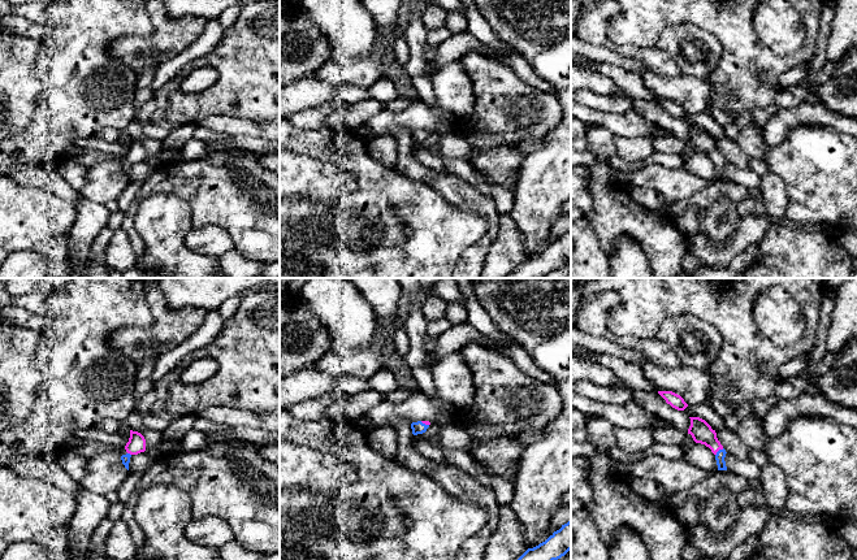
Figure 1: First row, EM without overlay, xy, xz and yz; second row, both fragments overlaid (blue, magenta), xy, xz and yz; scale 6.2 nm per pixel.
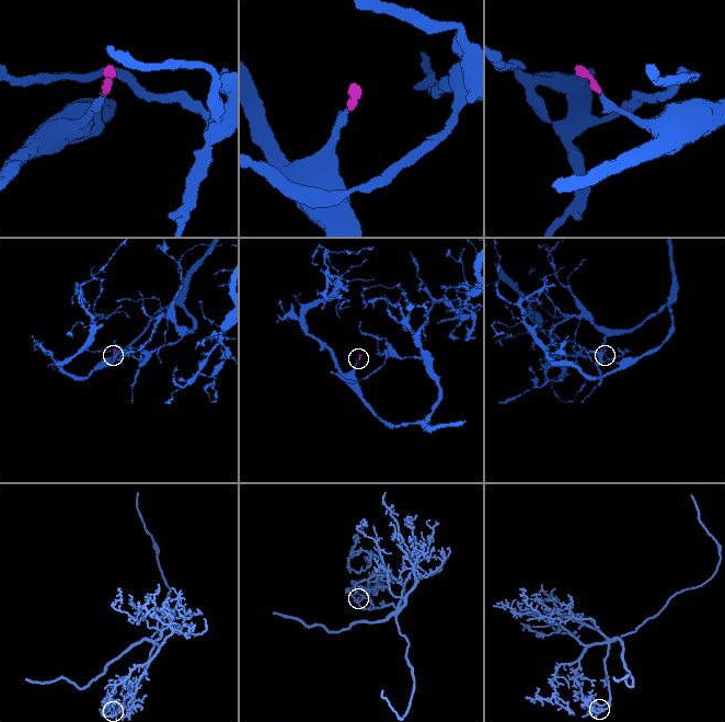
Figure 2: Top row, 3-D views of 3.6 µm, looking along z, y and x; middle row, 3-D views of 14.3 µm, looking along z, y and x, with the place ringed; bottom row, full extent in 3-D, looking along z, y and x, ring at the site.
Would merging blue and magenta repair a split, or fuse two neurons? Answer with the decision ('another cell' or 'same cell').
same cell

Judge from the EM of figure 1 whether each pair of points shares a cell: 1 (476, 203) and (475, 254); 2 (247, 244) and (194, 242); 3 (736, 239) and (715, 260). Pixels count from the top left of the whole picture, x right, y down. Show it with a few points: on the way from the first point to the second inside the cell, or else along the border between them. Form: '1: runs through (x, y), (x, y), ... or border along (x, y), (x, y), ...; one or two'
1: runs through (489, 216), (492, 218), (492, 233), (487, 241); one
2: border along (207, 226), (221, 226), (229, 234), (234, 247); two
3: runs through (732, 244), (721, 256); one

